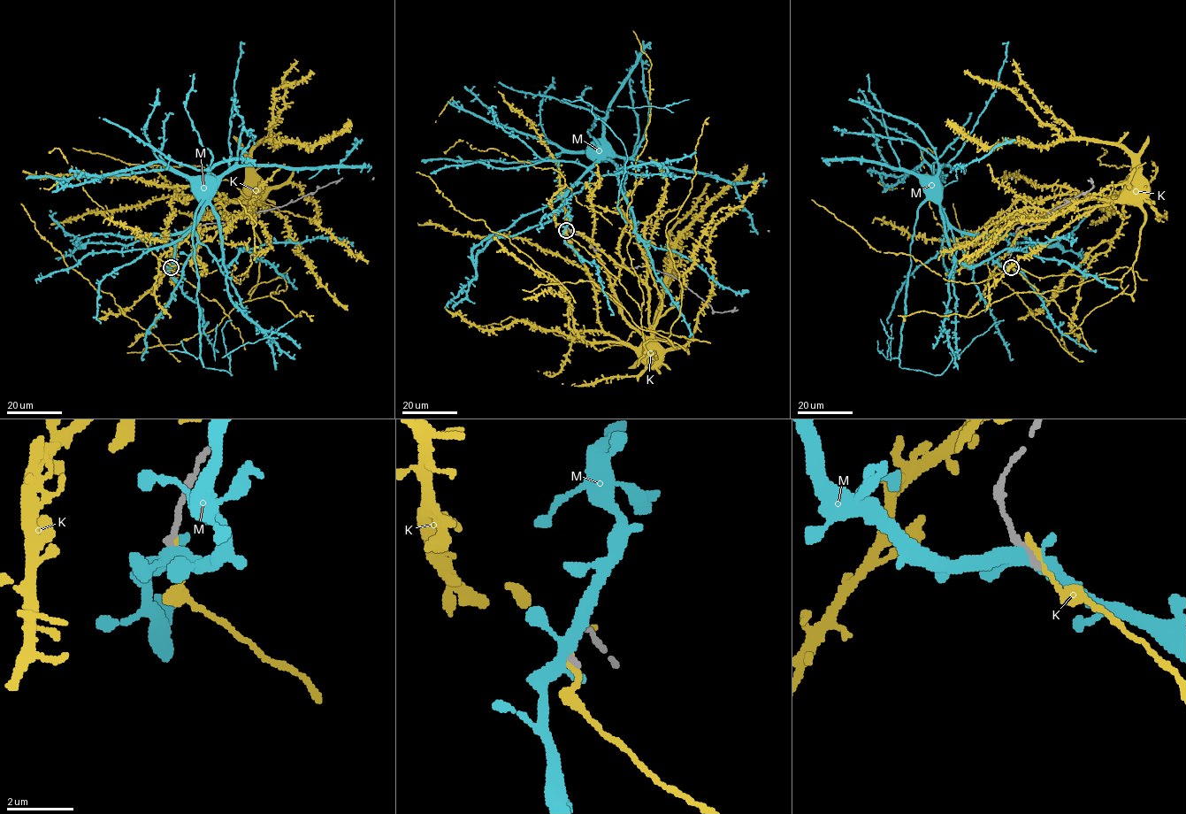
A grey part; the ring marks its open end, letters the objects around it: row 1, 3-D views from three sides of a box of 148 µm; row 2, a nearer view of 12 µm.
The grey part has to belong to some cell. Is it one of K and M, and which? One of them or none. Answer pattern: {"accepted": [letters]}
{"accepted": []}

